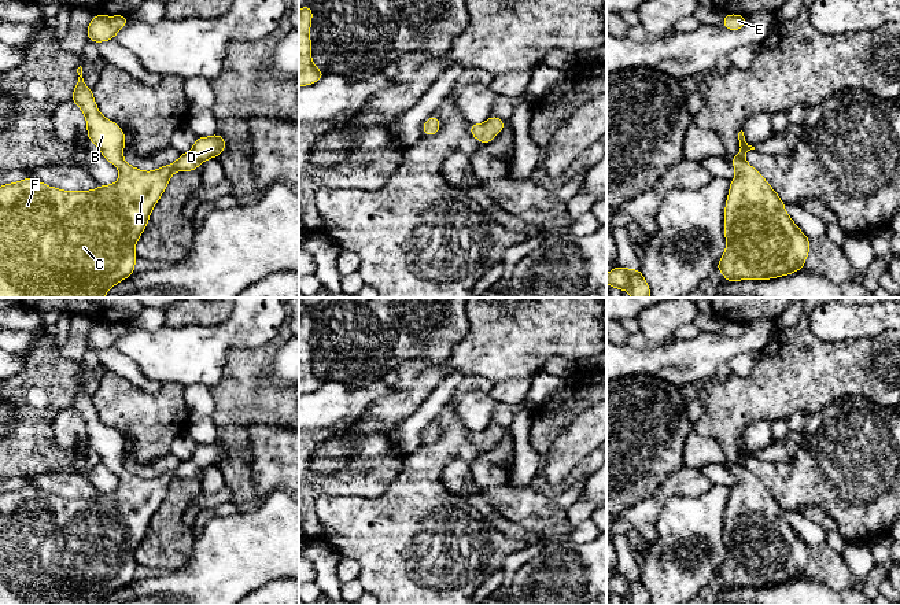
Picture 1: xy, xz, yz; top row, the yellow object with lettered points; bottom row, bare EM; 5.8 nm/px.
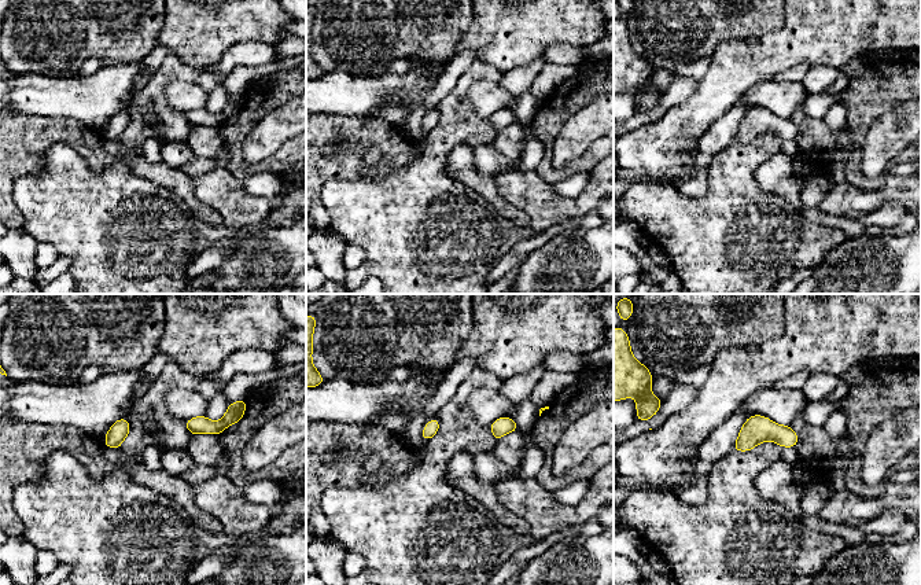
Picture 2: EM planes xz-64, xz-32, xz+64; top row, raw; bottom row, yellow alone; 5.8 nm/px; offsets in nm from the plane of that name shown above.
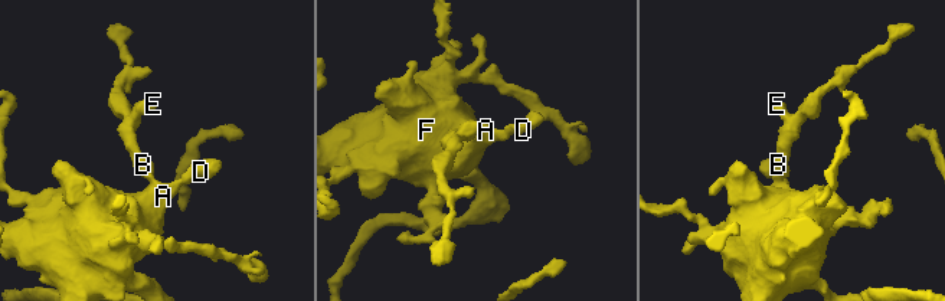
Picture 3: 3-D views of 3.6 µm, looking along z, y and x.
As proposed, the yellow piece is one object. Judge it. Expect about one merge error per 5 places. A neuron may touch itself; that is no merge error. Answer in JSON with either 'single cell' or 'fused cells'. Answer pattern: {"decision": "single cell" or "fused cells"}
{"decision": "single cell"}

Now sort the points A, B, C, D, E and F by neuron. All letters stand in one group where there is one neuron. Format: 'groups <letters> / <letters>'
groups A B C D E F

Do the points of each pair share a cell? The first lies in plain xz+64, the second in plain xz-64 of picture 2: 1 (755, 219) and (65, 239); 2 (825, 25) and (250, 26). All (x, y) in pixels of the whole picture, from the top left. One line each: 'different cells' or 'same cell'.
1: same cell
2: same cell

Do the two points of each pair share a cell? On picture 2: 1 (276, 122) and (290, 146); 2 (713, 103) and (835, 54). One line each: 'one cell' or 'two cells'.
1: two cells
2: one cell

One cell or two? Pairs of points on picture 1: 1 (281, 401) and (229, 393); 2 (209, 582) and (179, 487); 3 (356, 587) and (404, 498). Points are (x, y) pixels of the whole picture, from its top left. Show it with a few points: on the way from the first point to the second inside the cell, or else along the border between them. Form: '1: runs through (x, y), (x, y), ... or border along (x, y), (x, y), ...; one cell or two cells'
1: runs through (269, 401), (261, 401), (242, 393); one cell
2: border along (195, 538), (191, 556), (181, 568); two cells
3: border along (357, 578), (365, 590); two cells

